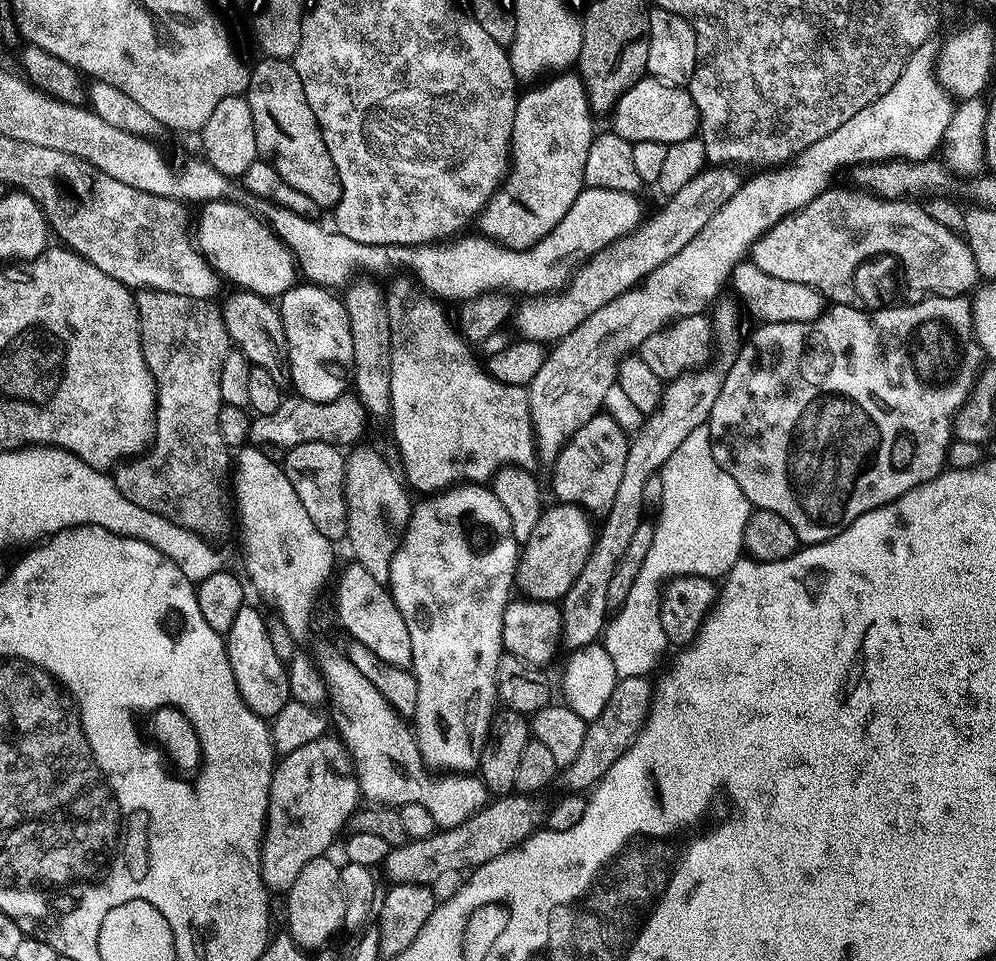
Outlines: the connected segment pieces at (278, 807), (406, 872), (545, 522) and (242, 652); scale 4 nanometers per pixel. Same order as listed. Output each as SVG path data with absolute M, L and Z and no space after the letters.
M332 734L306 742L306 746L298 746L298 750L287 753L281 760L284 761L281 764L279 761L272 769L272 783L268 789L267 819L260 841L260 876L264 879L265 888L284 894L306 862L329 851L327 848L335 842L336 834L358 806L358 785L347 749Z
M509 794L493 799L453 828L437 830L421 840L408 840L397 844L384 859L382 871L389 876L392 884L435 885L435 880L460 872L463 868L475 870L486 862L498 858L503 852L519 848L520 843L537 831L542 820L542 808L535 804L528 794Z
M576 504L553 505L541 511L538 526L530 530L530 538L523 541L518 552L514 584L530 600L563 601L570 586L574 586L574 578L578 578L578 570L586 566L586 558L592 552L594 524L592 528L589 513Z
M245 606L238 610L234 618L234 626L226 633L226 647L230 670L234 670L234 682L238 686L238 694L246 706L255 716L271 718L282 710L289 702L288 695L288 670L285 661L274 655L270 646L270 634L268 633L268 621L265 613L260 613L252 606Z

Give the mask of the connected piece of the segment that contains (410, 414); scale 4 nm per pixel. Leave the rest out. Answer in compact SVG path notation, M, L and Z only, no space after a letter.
M392 312L390 318L390 342L392 343L392 361L390 362L390 394L392 407L390 421L392 420L392 436L396 439L396 448L400 451L400 458L404 462L402 476L409 489L424 492L420 494L435 494L447 490L461 482L488 482L496 475L497 469L503 466L528 466L536 456L536 446L532 435L532 415L528 405L527 387L519 388L510 386L506 382L498 382L476 361L476 356L471 352L470 344L458 331L457 325L448 319L449 313L436 312Z

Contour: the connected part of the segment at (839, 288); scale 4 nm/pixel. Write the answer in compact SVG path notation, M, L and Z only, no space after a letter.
M829 187L827 192L816 196L799 212L778 221L765 236L761 236L750 249L751 263L756 264L758 270L766 270L766 274L774 274L774 278L817 288L832 304L852 300L852 284L848 284L848 280L852 280L856 260L868 256L868 252L900 252L900 256L908 260L908 276L912 276L912 284L916 284L916 288L932 288L932 296L962 296L977 287L978 271L967 240L939 225L924 206L911 204L908 198L885 198L868 190L851 192L848 188L836 187Z

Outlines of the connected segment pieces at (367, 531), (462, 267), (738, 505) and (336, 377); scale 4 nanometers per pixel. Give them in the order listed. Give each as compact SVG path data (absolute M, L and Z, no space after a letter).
M364 446L353 447L347 453L344 462L344 497L346 498L346 510L348 511L346 544L352 547L352 552L356 555L353 556L355 563L360 564L362 570L367 570L370 574L374 574L374 578L387 581L388 571L392 565L396 547L400 544L400 539L404 537L404 528L408 525L408 518L412 514L414 504L413 501L408 501L410 492L406 487L405 481L398 475L397 469L395 472L384 461L383 454L375 452L372 448L360 447Z
M585 187L578 198L574 198L574 206L562 214L562 222L558 222L558 226L554 226L554 230L550 230L550 234L542 237L532 248L506 248L482 234L477 235L477 246L492 252L492 276L472 276L472 268L468 265L472 256L464 249L463 242L458 240L460 238L451 242L397 247L396 260L408 268L412 267L421 280L419 283L433 297L444 302L463 302L490 289L509 290L514 294L555 292L568 283L581 262L632 232L641 223L640 204L636 199L630 192Z
M701 426L695 433L670 454L670 458L661 467L662 496L658 507L660 521L655 521L654 546L646 553L646 562L642 562L642 570L638 570L638 578L634 578L634 586L630 586L630 594L615 609L614 615L607 621L602 633L602 643L606 654L610 654L610 662L614 662L617 677L648 676L651 668L660 660L664 648L669 647L666 630L662 630L660 617L660 594L657 589L666 581L677 576L707 576L723 578L729 570L742 559L744 552L744 531L748 516L754 511L748 503L746 494L720 469L712 453L712 439L707 427Z
M311 282L297 283L279 297L278 307L288 343L288 372L292 376L291 387L295 395L314 402L330 402L349 391L354 362L354 342L350 334L350 318L346 314L343 299L335 291Z

